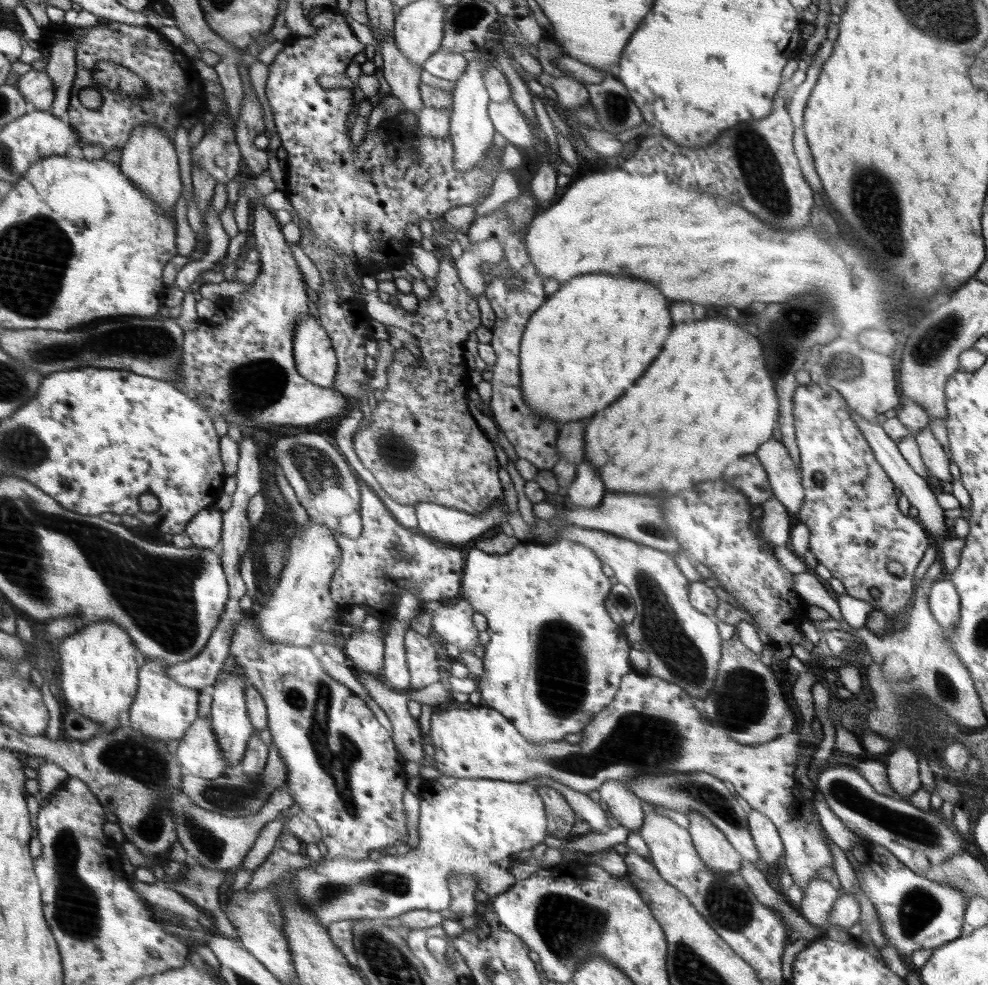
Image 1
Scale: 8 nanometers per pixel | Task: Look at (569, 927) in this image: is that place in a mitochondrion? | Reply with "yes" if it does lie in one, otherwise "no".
yes

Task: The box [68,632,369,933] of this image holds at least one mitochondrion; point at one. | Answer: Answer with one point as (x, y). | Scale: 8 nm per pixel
(337, 751)

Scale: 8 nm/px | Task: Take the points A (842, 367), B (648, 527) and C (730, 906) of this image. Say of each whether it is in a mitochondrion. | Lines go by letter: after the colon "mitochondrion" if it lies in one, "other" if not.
A: mitochondrion
B: mitochondrion
C: mitochondrion

